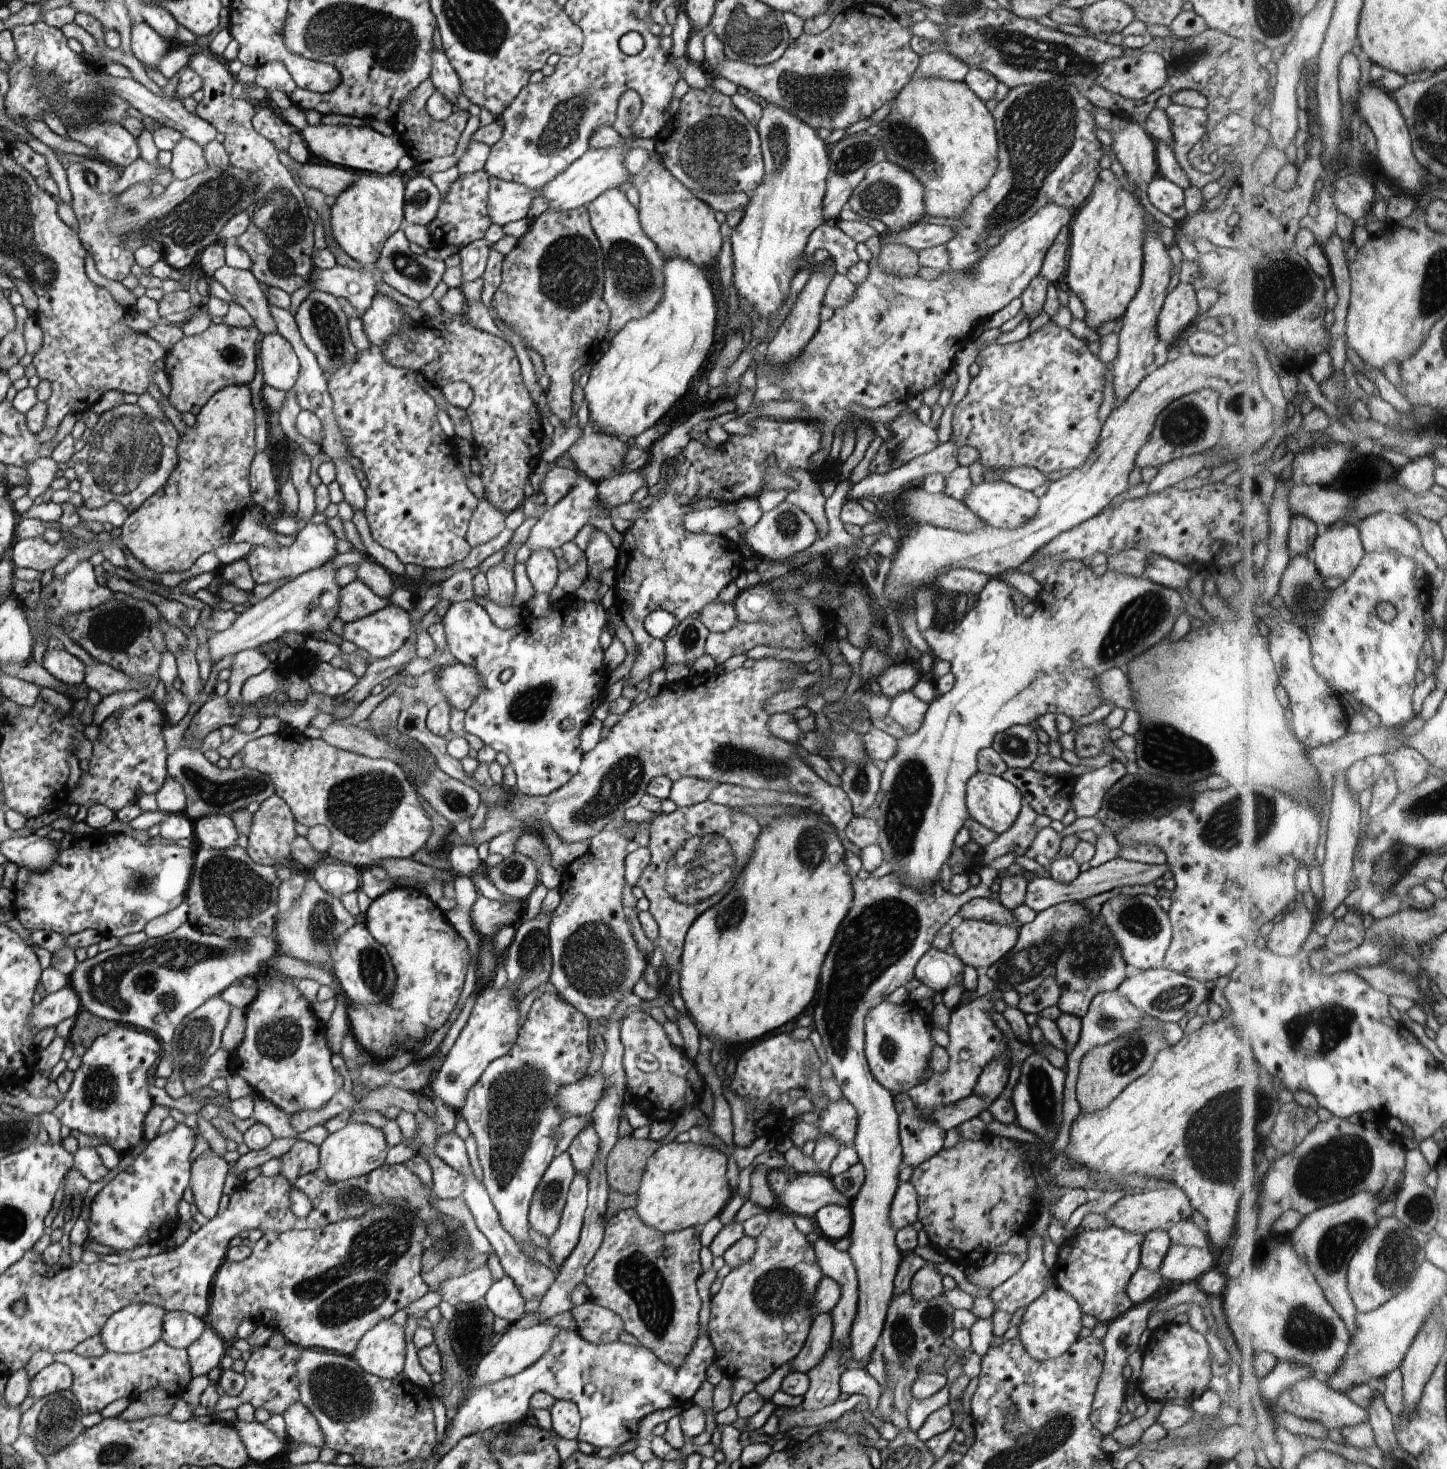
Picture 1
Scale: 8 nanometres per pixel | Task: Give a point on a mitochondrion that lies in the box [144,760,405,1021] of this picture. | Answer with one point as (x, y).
(230, 889)

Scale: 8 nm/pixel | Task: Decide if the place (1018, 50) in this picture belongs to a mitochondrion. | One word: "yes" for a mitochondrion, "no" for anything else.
yes

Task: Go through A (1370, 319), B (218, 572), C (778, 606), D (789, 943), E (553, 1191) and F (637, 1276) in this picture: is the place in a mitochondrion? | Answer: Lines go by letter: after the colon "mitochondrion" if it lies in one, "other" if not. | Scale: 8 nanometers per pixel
A: other
B: other
C: mitochondrion
D: other
E: mitochondrion
F: mitochondrion

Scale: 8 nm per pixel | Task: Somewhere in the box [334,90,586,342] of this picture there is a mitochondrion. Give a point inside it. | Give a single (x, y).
(405, 264)

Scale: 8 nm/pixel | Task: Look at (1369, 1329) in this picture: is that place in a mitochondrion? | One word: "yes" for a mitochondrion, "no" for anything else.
no

